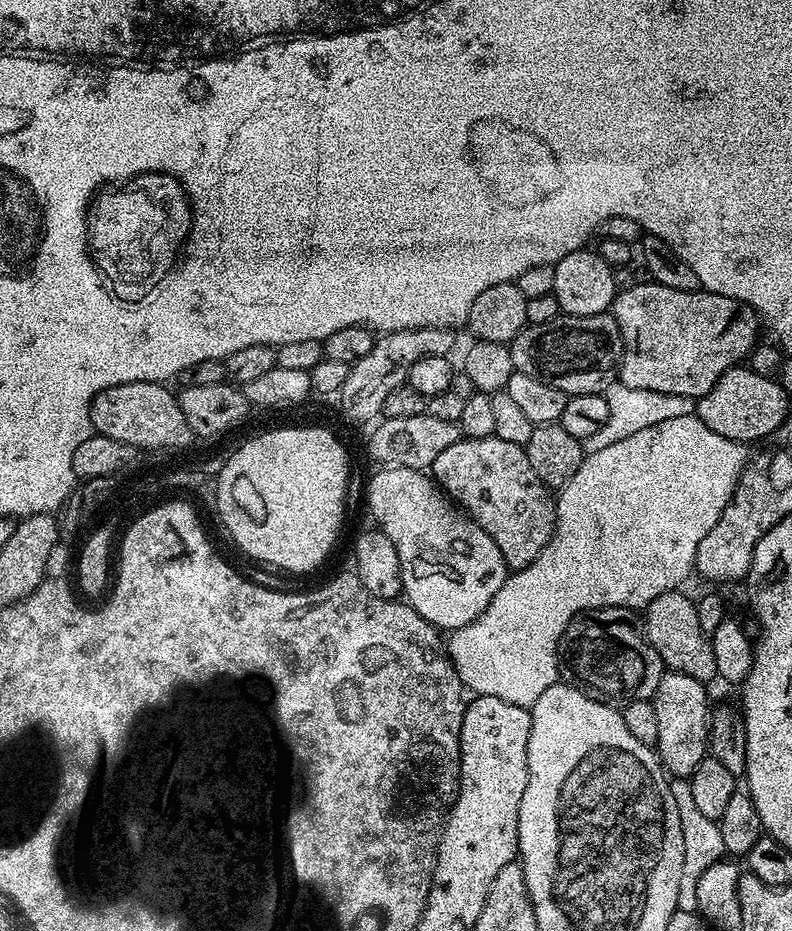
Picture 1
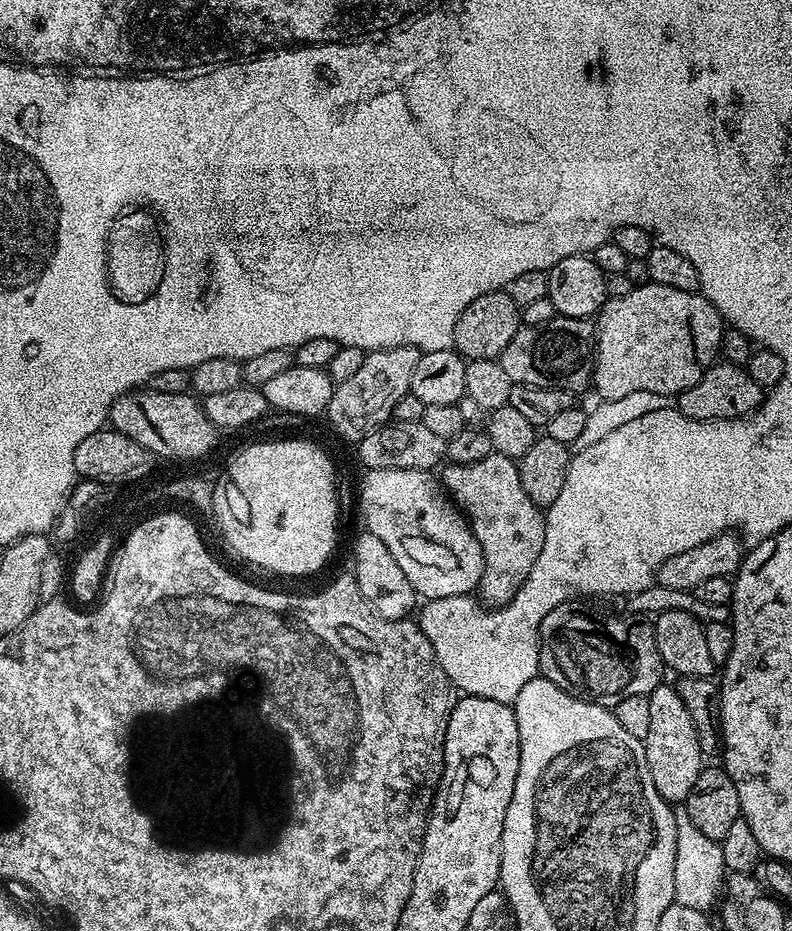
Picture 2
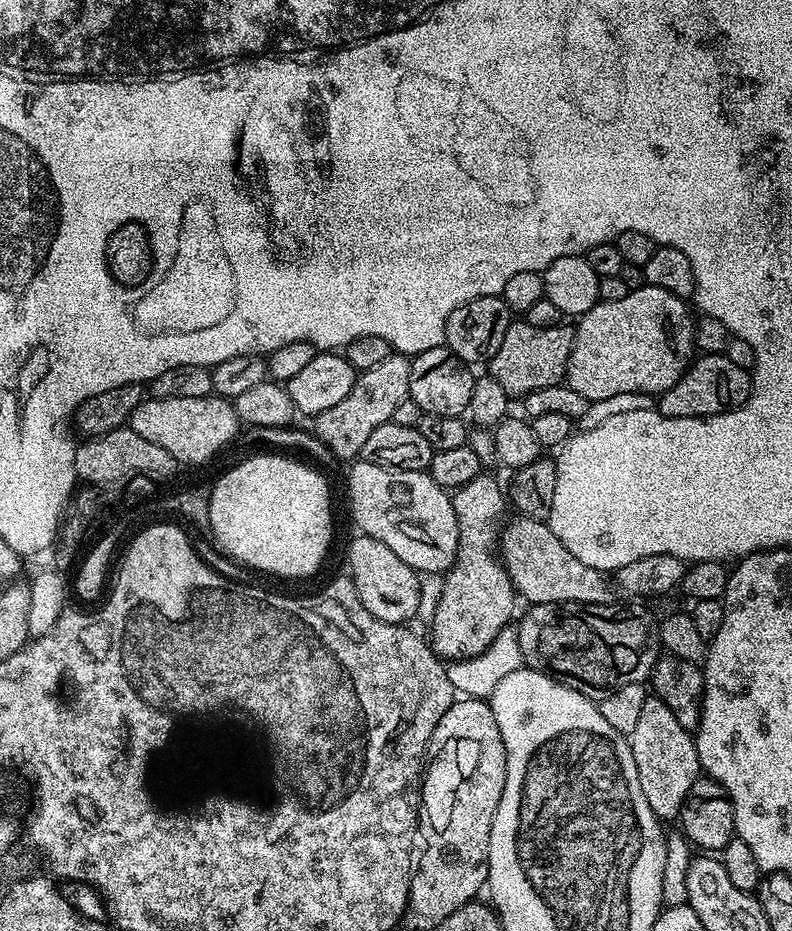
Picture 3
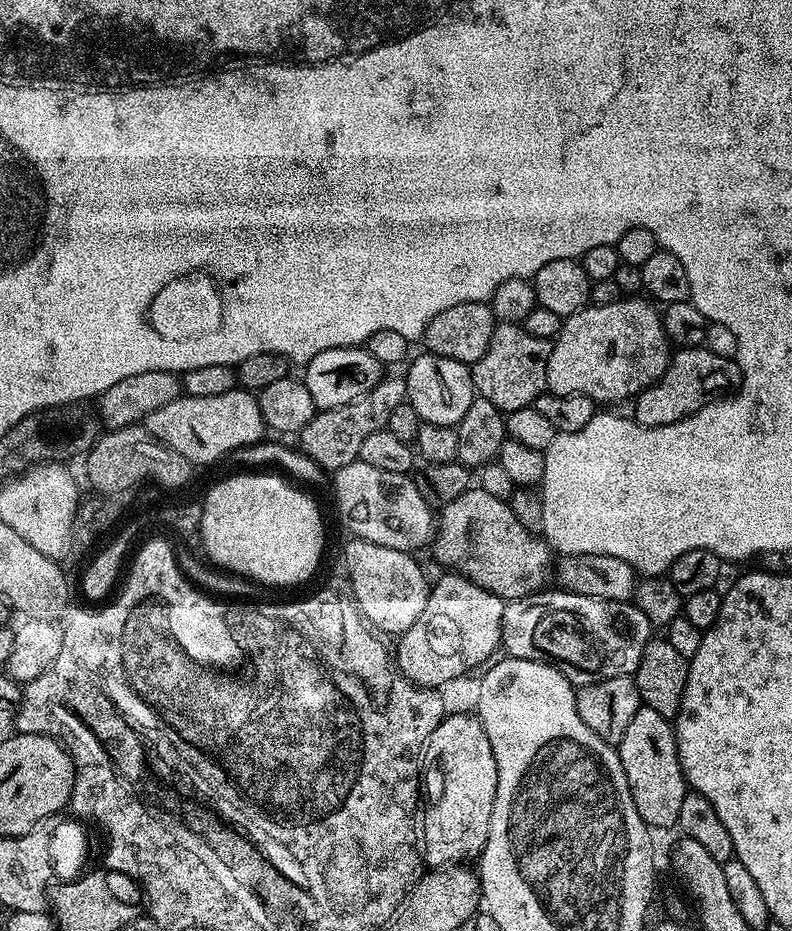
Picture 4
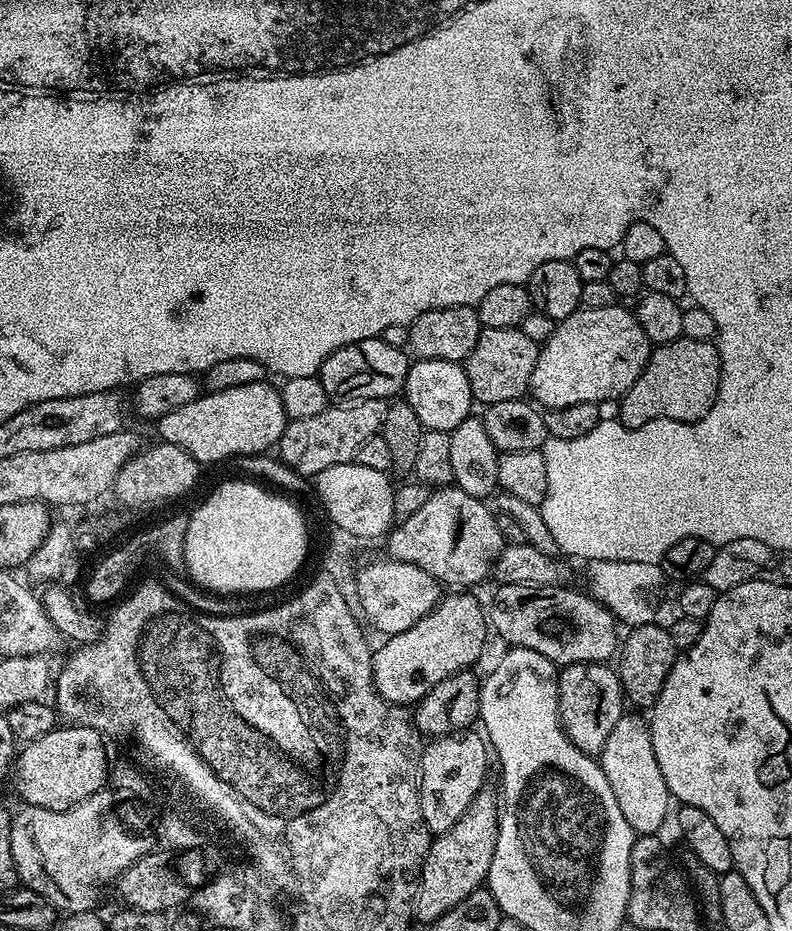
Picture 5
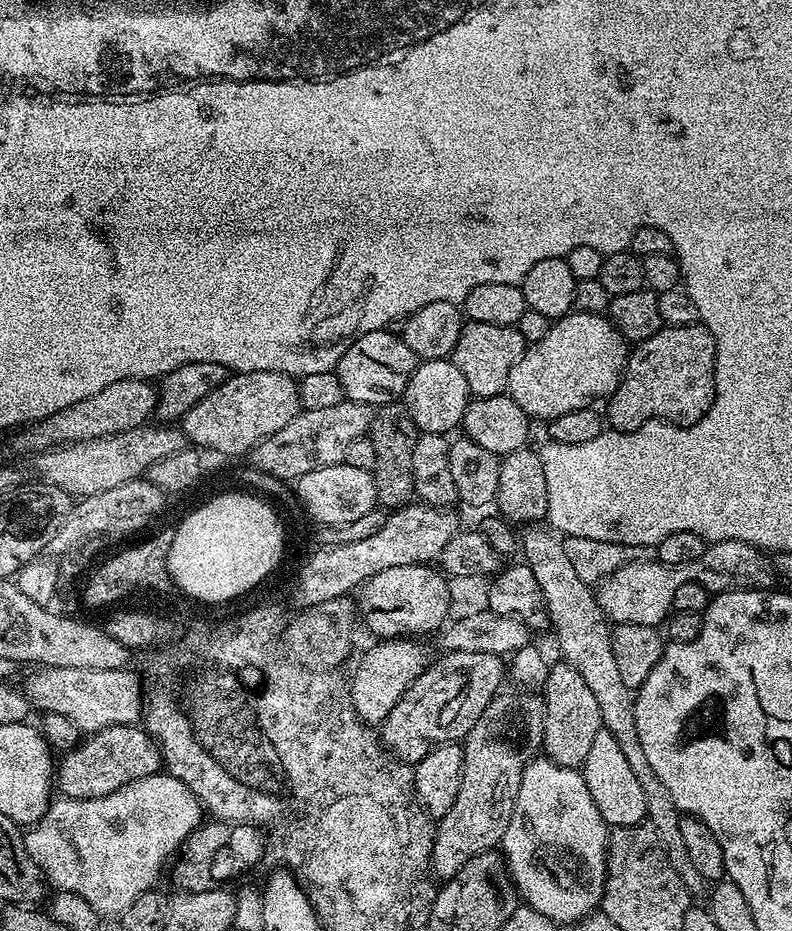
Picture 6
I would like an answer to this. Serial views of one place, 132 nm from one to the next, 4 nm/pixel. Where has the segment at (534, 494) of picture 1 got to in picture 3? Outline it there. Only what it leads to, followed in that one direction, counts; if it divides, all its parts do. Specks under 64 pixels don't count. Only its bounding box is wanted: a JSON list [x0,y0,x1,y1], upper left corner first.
[430,474,518,662]

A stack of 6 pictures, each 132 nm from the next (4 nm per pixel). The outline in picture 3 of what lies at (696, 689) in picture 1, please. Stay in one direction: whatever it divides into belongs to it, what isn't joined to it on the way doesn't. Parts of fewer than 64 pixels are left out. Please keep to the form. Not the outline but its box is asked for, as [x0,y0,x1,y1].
[630,694,702,822]

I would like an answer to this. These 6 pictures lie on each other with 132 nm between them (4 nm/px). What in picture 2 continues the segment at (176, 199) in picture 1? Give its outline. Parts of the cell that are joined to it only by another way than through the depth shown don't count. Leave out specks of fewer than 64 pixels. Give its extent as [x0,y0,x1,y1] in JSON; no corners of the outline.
[106,210,164,304]

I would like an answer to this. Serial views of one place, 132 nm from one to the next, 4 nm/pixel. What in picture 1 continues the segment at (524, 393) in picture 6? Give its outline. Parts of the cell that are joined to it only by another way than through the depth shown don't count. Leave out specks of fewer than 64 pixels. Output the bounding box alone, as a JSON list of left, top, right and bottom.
[610,282,762,398]

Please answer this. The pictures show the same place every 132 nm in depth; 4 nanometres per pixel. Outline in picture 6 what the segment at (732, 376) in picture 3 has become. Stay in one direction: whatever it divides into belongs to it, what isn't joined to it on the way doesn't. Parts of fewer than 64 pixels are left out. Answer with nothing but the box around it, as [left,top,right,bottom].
[606,322,716,432]

